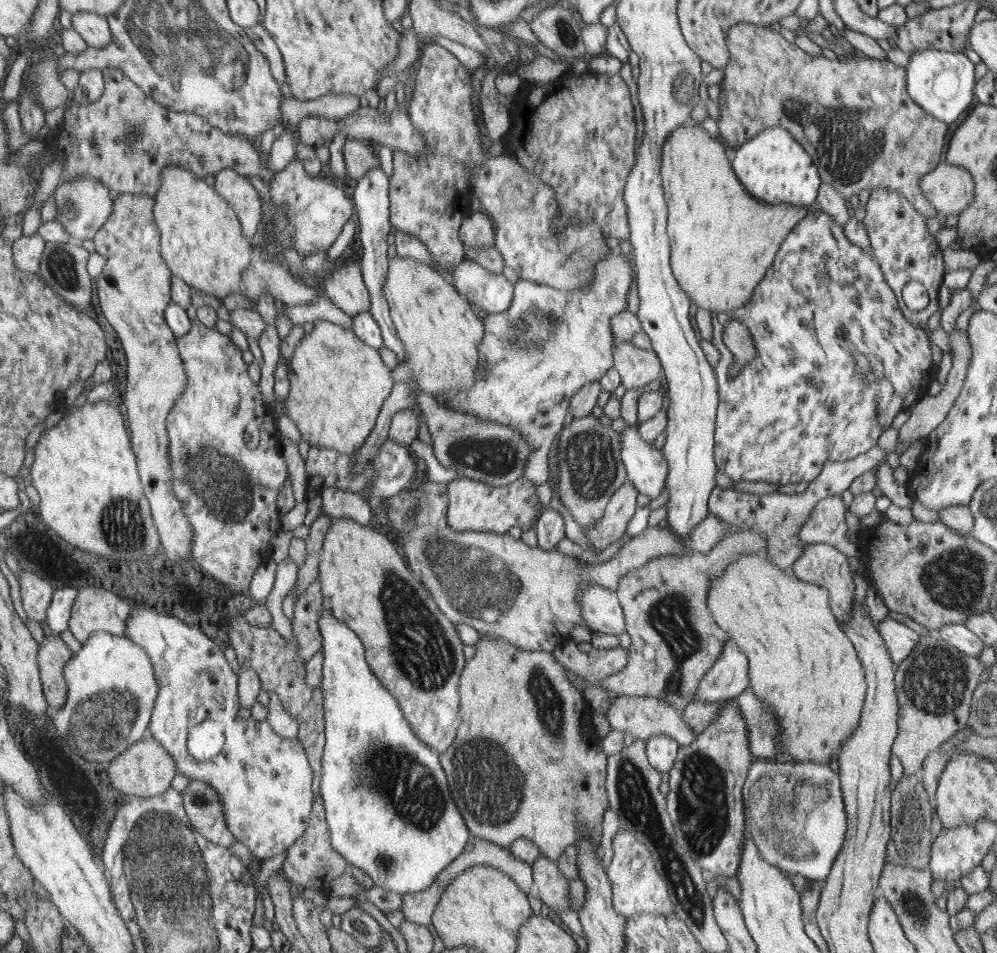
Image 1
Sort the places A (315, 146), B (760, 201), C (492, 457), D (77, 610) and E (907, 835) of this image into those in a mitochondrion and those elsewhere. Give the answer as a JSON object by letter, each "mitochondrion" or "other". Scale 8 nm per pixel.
{"A":"other","B":"other","C":"mitochondrion","D":"other","E":"mitochondrion"}

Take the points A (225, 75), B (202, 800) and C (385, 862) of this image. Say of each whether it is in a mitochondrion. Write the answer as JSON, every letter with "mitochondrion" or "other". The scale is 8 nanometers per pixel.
{"A":"mitochondrion","B":"mitochondrion","C":"mitochondrion"}

